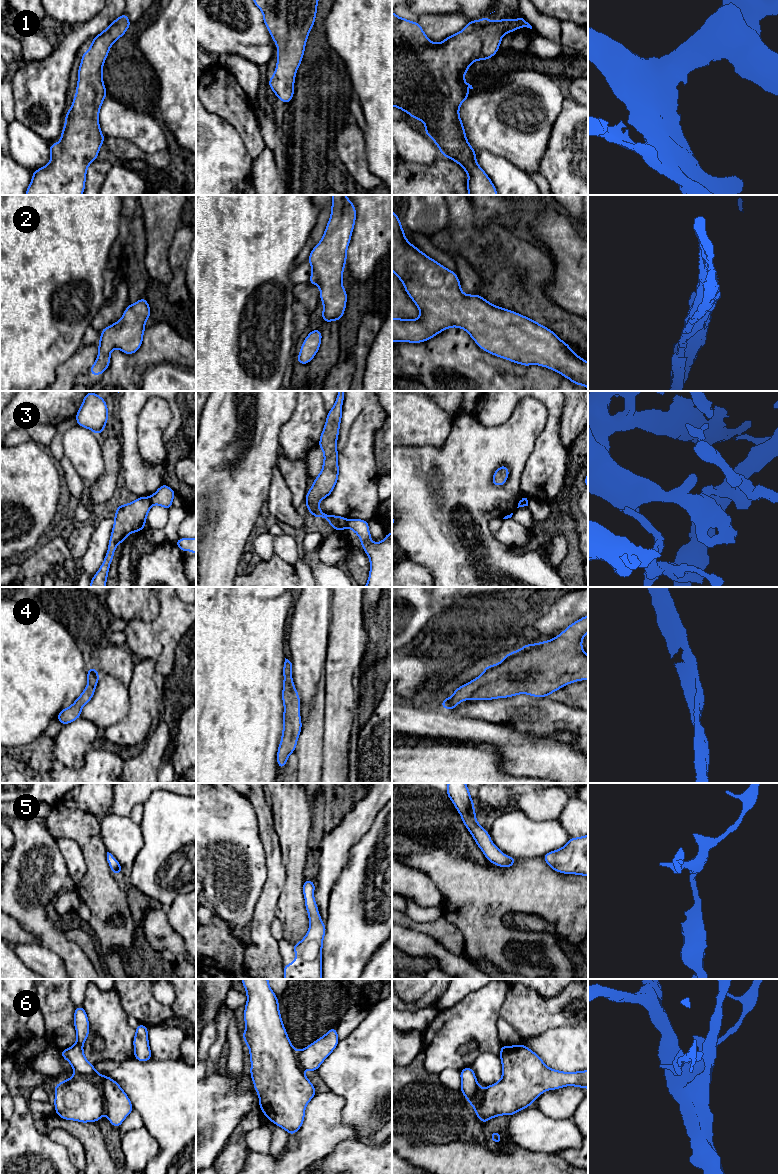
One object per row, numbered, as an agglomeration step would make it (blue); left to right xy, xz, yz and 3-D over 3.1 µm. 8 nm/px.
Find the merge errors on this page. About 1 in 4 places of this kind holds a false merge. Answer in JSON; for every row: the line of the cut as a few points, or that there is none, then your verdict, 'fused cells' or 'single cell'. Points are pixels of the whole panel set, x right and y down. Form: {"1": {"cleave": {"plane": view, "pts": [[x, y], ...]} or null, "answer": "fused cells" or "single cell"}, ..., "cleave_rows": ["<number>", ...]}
{"1": {"cleave": null, "answer": "single cell"}, "2": {"cleave": null, "answer": "single cell"}, "3": {"cleave": {"plane": "xz", "pts": [[349, 520], [346, 526]]}, "answer": "fused cells"}, "4": {"cleave": null, "answer": "single cell"}, "5": {"cleave": null, "answer": "single cell"}, "6": {"cleave": {"plane": "xy", "pts": [[74, 1075], [88, 1077], [99, 1086], [106, 1110]]}, "answer": "fused cells"}, "cleave_rows": ["3", "6"]}

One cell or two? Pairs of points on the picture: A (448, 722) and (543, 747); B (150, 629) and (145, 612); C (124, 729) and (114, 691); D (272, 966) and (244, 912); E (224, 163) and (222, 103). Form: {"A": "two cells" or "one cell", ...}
{"A": "one cell", "B": "two cells", "C": "two cells", "D": "two cells", "E": "two cells"}

